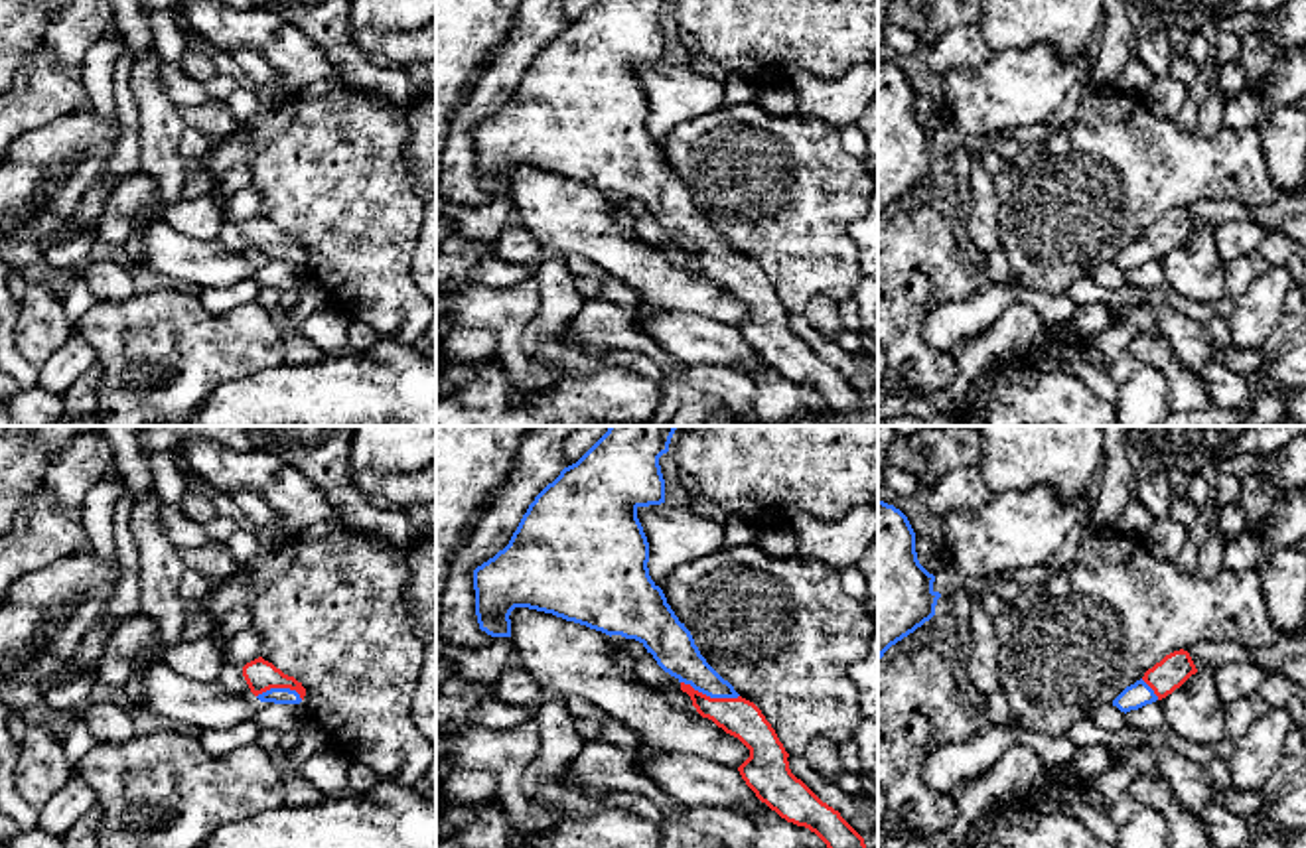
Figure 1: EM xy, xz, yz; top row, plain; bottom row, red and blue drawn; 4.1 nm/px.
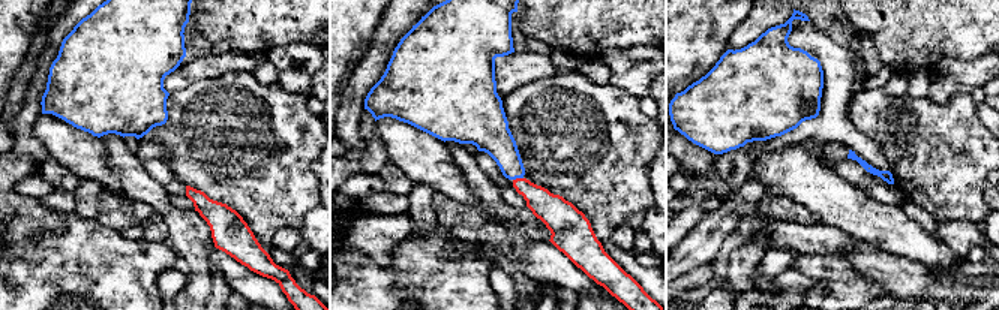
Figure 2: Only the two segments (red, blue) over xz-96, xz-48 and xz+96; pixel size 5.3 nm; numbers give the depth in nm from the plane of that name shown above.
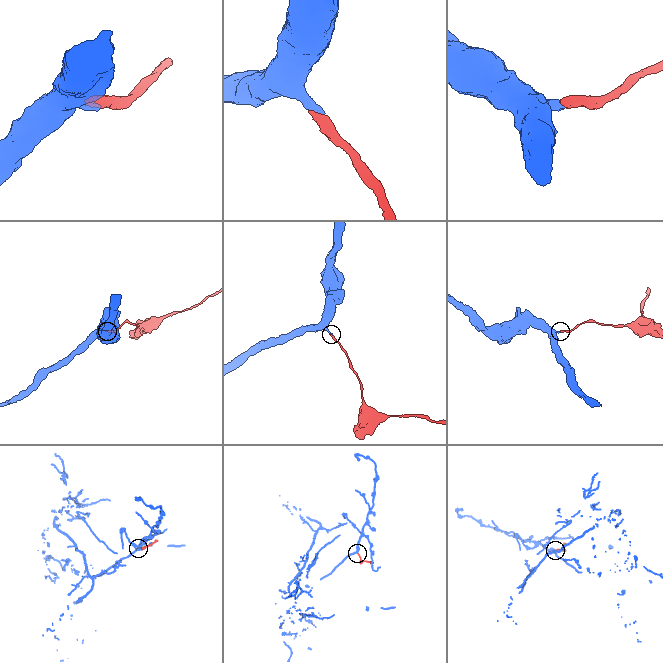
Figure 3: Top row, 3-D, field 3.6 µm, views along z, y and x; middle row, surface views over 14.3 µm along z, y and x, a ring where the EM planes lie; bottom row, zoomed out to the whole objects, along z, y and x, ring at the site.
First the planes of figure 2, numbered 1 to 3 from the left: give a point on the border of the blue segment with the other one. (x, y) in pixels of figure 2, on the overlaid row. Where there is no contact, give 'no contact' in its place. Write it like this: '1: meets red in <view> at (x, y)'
1: no contact
2: meets red in xz-48 at (518, 178)
3: no contact

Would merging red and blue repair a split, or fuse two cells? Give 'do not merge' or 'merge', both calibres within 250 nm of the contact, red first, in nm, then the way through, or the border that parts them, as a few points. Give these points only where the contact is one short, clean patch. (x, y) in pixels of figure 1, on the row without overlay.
merge; calibres 160 and 180 nm; way xz (736, 275), (709, 255), (673, 206)

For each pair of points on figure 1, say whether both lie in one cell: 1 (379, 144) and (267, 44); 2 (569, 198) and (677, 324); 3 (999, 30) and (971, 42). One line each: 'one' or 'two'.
1: two
2: two
3: two

